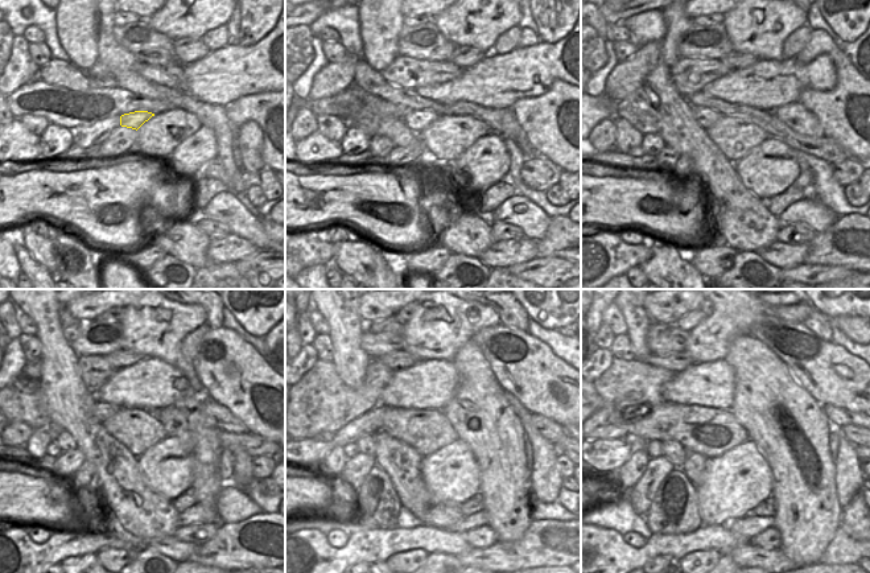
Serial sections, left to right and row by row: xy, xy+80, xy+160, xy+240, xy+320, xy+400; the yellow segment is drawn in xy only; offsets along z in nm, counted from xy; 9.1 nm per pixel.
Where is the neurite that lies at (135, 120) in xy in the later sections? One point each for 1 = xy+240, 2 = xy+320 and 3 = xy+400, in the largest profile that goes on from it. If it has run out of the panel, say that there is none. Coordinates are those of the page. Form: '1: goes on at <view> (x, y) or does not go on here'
1: goes on at xy+240 (100, 411)
2: goes on at xy+320 (312, 453)
3: goes on at xy+400 (607, 454)

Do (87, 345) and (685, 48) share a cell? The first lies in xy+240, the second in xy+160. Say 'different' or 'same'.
same

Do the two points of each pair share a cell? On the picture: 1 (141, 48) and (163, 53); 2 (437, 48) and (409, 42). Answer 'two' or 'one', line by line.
1: one
2: one

